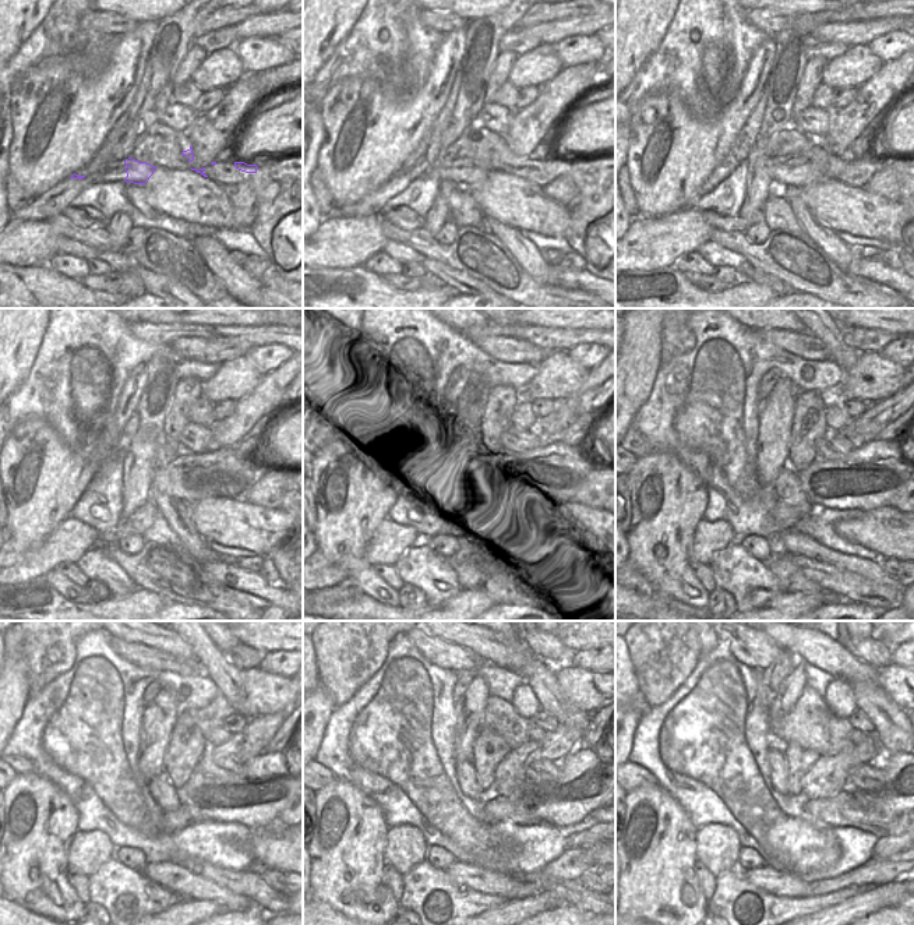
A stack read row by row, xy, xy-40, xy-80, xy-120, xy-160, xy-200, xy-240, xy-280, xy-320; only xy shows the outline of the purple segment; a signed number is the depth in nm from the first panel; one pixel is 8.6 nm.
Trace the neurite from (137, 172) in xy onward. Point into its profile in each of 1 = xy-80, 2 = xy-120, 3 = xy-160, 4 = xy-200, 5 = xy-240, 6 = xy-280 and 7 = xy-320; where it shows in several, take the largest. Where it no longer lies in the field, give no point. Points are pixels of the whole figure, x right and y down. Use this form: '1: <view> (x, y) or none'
1: xy-80 (819, 165)
2: xy-120 (228, 473)
3: xy-160 (553, 475)
4: xy-200 (872, 476)
5: xy-240 (264, 787)
6: xy-280 (579, 788)
7: xy-320 (863, 809)

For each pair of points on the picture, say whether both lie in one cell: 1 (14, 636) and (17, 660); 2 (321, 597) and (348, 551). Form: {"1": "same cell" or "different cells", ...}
{"1": "same cell", "2": "different cells"}

